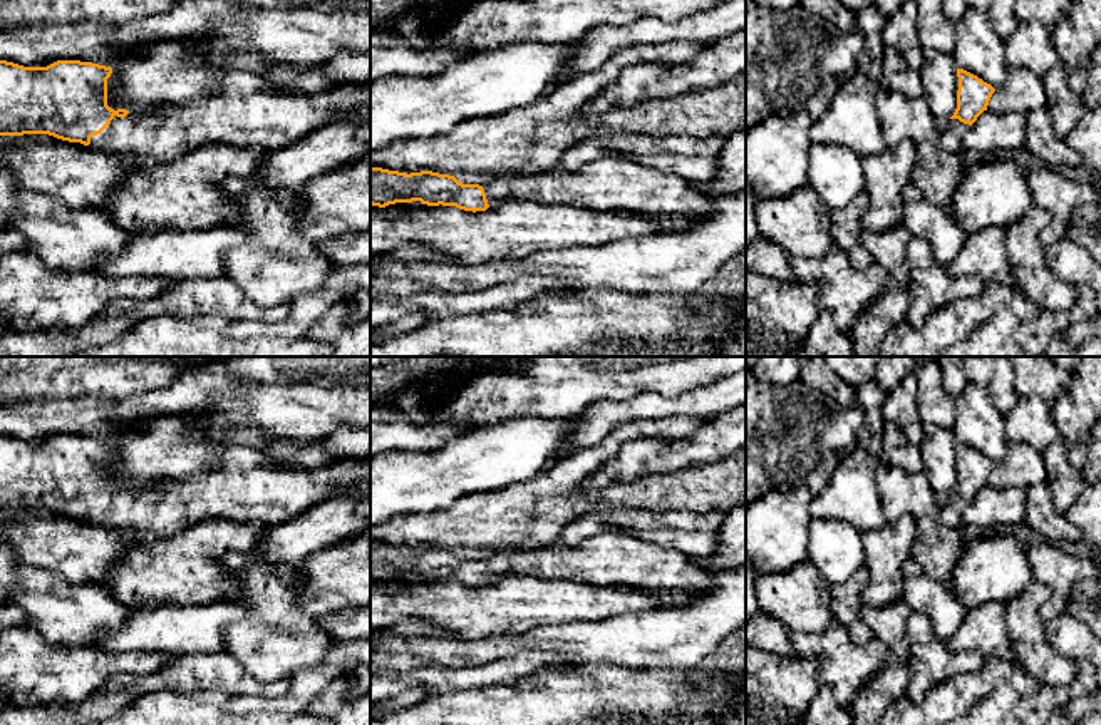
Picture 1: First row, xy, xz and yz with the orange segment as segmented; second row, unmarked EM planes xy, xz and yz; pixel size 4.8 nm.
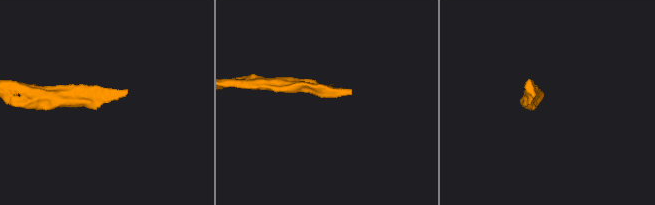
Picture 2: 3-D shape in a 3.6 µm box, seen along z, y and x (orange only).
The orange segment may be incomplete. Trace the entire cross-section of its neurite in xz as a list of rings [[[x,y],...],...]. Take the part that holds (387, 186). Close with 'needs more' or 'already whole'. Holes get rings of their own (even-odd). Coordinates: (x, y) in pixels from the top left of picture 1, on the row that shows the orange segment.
[[[623,157],[600,159],[578,171],[556,166],[546,172],[496,177],[484,186],[463,184],[432,171],[407,174],[370,166],[370,204],[379,208],[421,201],[476,213],[501,203],[530,201],[697,221],[714,214],[721,199],[679,174]]]; needs more

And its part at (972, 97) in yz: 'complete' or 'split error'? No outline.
split error

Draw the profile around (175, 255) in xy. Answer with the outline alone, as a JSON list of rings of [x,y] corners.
[[[235,226],[141,233],[119,255],[104,256],[85,271],[49,268],[30,251],[8,251],[0,255],[0,310],[7,313],[10,328],[20,333],[50,328],[70,332],[117,298],[151,301],[181,280],[225,275],[225,255],[243,241],[245,231]]]

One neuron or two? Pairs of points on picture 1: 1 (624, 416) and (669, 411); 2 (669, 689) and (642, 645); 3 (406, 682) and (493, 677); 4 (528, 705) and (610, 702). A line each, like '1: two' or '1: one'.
1: one
2: two
3: one
4: one

